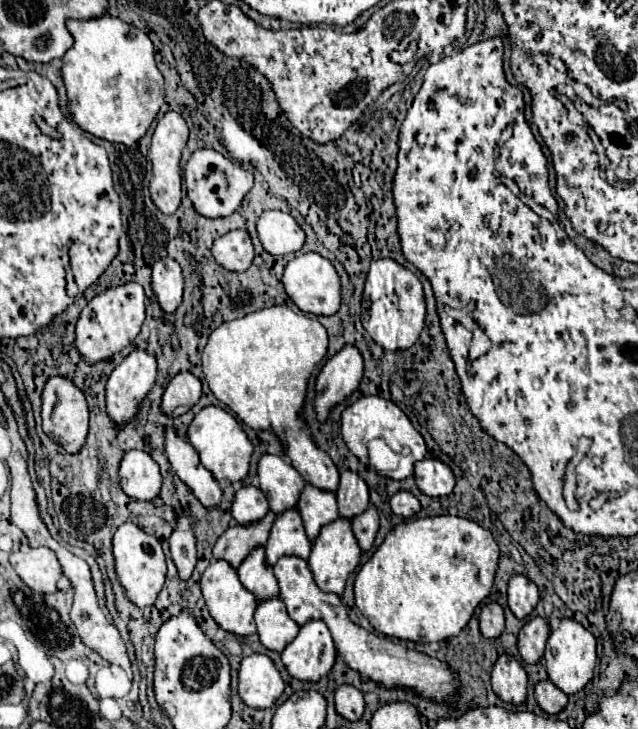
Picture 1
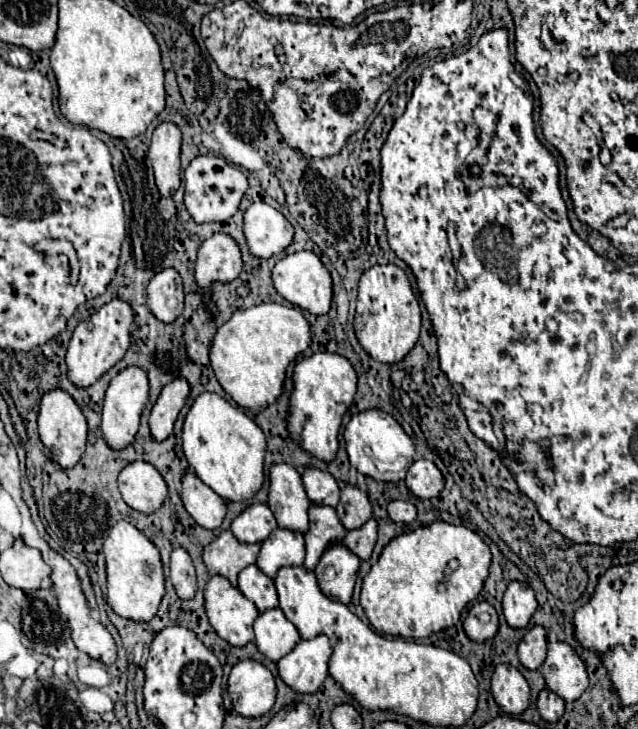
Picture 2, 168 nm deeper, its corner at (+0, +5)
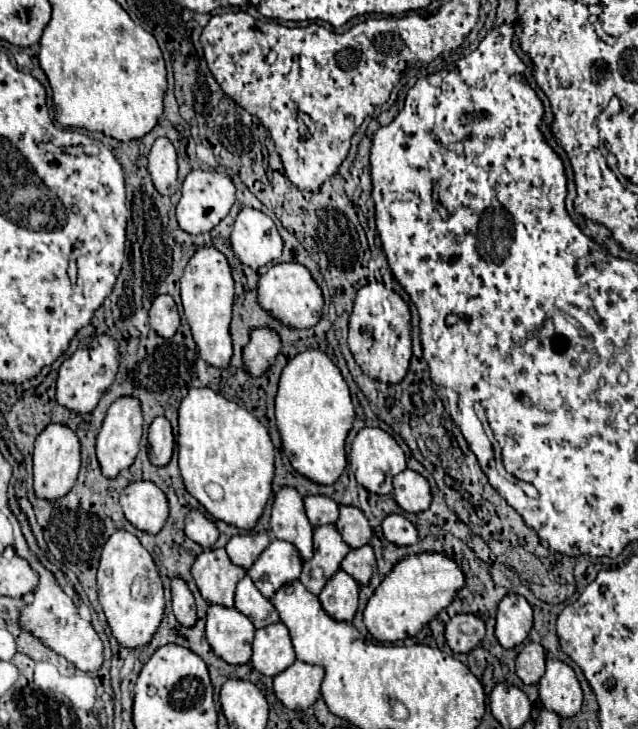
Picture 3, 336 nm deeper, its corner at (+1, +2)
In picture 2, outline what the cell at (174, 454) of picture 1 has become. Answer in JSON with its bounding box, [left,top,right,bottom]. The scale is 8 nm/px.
[183,471,225,531]

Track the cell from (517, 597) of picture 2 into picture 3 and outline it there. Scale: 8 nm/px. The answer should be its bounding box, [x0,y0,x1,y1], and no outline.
[496,594,532,648]

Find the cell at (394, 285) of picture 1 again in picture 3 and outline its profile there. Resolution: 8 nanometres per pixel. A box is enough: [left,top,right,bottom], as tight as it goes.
[348,282,412,382]

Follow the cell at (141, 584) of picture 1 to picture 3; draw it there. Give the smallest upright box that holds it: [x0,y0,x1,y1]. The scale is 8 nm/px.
[98,530,164,648]

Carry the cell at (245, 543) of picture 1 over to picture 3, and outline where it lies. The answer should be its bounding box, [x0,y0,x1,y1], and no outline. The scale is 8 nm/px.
[192,548,246,606]

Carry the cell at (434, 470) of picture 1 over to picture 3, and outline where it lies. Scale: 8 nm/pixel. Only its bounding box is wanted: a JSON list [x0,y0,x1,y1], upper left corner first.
[394,470,432,512]

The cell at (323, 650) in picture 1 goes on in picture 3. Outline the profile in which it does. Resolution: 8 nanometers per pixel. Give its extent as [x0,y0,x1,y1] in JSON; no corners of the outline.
[274,660,324,710]

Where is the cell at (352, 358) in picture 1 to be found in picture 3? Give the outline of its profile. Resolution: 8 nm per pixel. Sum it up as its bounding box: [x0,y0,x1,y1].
[276,350,354,484]

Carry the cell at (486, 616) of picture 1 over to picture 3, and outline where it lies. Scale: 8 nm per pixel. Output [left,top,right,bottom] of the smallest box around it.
[446,614,486,654]

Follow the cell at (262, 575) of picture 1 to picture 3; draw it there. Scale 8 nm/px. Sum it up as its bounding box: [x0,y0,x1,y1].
[234,576,278,628]

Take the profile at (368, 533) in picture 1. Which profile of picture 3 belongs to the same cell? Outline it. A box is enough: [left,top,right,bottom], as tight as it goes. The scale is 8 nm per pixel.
[342,544,376,584]

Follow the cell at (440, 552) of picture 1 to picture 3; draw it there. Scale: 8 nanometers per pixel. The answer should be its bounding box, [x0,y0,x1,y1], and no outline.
[364,552,466,642]

